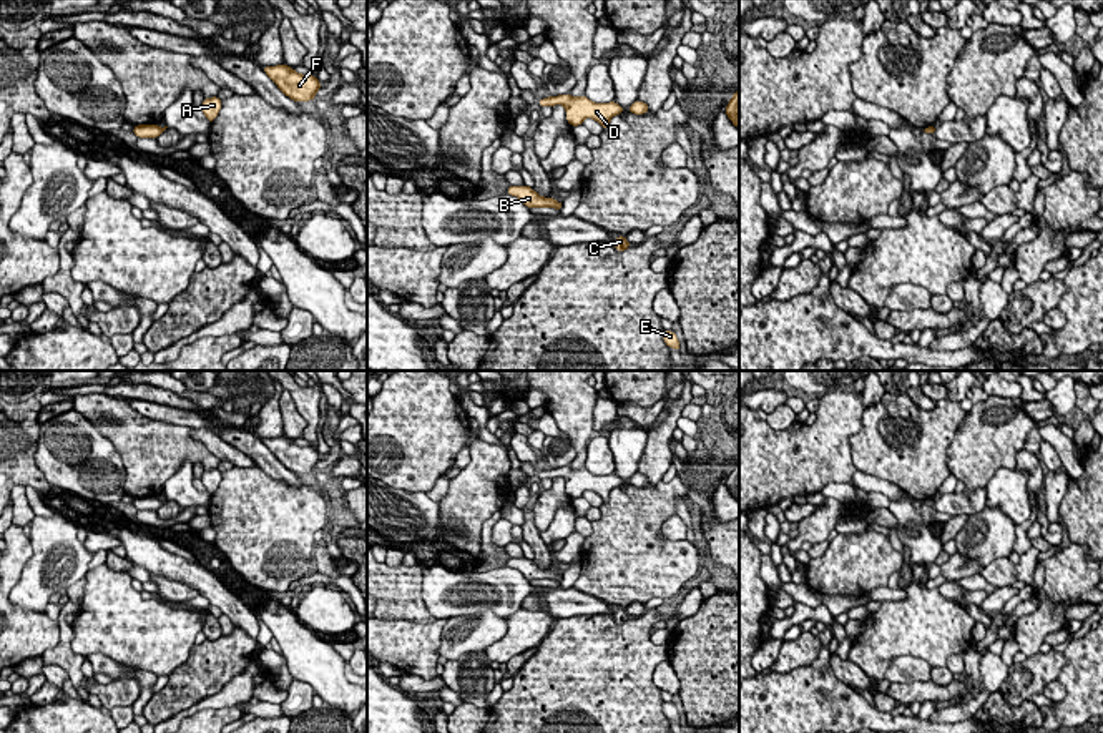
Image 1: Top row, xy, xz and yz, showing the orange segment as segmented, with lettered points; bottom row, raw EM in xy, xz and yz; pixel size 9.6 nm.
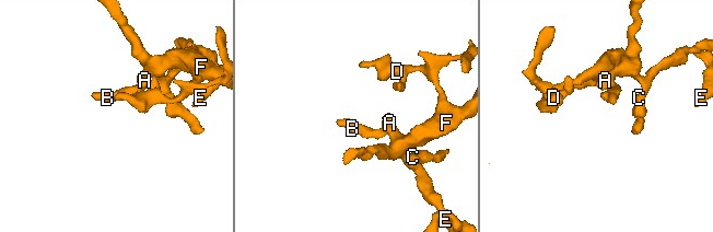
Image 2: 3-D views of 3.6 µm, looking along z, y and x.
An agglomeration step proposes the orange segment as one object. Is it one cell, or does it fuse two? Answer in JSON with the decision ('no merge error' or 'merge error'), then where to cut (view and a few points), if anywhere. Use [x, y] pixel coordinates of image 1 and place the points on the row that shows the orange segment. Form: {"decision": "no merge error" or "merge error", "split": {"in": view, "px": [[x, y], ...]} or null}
{"decision": "no merge error", "split": null}

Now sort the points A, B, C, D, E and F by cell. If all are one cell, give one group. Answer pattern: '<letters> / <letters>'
A B C D E F

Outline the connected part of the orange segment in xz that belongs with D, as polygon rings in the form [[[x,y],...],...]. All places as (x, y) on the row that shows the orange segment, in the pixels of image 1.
[[[571,93],[542,98],[538,100],[538,105],[540,106],[563,105],[566,110],[566,121],[571,126],[581,125],[585,118],[593,118],[603,126],[603,130],[608,128],[608,123],[615,115],[625,111],[623,106],[620,106],[616,101],[593,103],[586,98],[586,95],[573,98]]]

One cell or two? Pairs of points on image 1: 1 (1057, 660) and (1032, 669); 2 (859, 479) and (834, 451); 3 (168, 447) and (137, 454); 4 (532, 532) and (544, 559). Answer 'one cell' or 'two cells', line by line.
1: one cell
2: two cells
3: one cell
4: one cell

